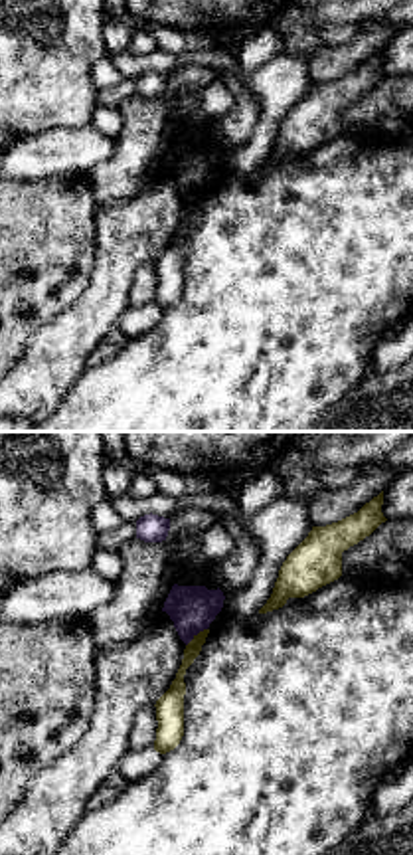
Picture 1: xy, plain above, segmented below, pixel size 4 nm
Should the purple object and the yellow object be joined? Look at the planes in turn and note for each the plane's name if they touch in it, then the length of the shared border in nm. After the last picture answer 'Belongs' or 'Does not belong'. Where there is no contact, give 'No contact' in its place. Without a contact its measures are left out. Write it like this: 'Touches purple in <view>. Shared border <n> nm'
Touches purple in xy. Shared border 120 nm

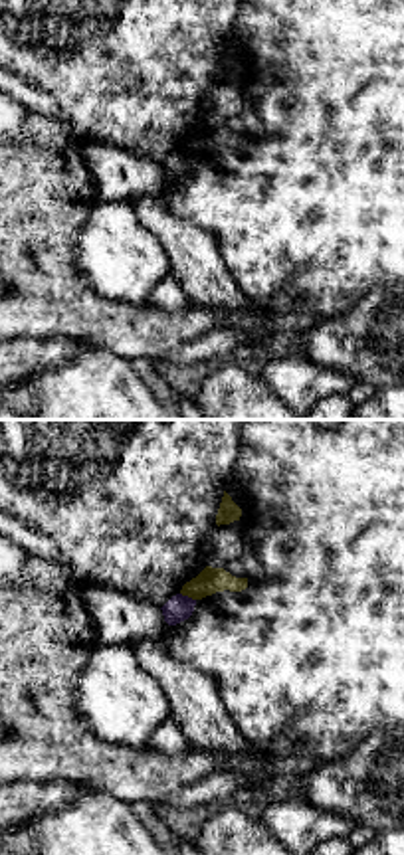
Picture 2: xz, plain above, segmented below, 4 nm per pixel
Touches purple in xz. Shared border 70 nm

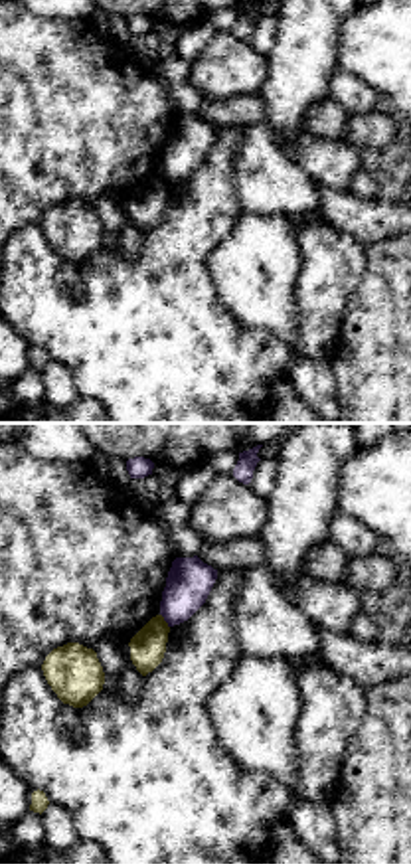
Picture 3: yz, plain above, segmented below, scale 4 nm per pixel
Touches purple in yz. Shared border 70 nm

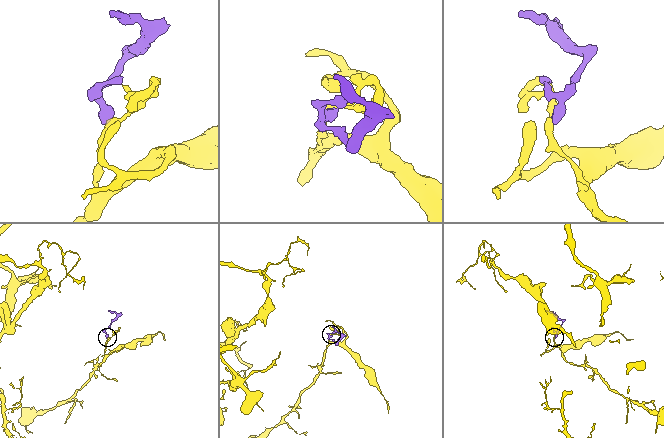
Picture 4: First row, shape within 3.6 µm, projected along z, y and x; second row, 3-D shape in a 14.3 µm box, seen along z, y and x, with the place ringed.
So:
Does not belong

